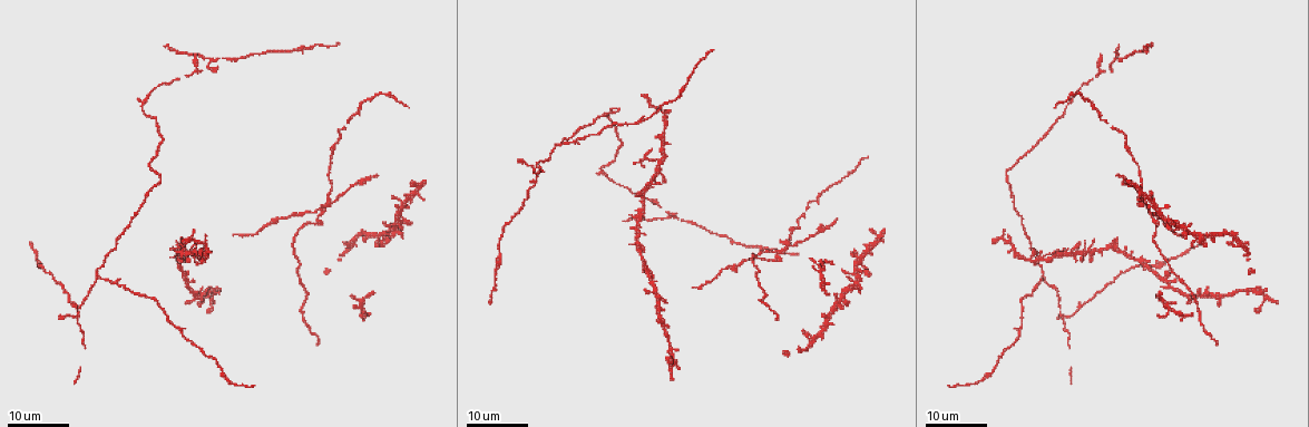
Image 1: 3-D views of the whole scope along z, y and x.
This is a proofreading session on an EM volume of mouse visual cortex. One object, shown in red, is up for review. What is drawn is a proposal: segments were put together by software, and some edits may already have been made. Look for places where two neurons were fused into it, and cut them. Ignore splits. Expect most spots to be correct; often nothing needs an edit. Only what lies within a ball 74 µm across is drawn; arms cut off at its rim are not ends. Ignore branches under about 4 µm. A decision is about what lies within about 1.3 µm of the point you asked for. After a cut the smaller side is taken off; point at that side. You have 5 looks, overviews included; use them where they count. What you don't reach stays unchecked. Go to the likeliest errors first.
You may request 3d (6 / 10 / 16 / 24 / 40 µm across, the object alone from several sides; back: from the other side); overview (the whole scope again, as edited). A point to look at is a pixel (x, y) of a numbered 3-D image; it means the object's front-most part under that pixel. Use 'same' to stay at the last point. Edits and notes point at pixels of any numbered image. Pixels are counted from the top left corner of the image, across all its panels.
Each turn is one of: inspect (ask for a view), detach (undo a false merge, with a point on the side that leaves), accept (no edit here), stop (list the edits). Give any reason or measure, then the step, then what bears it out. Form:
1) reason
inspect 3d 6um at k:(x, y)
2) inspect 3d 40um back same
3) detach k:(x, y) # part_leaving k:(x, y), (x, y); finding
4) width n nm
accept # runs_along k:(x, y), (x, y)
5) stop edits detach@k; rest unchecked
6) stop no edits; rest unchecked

two arms in line, one across
inspect 3d 16um at 1:(1041, 277)

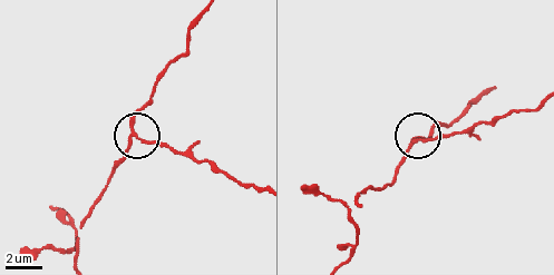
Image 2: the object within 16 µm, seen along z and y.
closer look
inspect 3d 6um at 2:(132, 133)

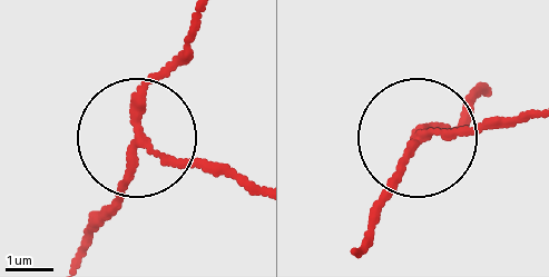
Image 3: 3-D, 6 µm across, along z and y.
width 170 nm
detach 3:(198, 165) # part_leaving 3:(145, 138), (248, 178); a second neuron is stuck on

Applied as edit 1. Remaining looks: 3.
inspect overview

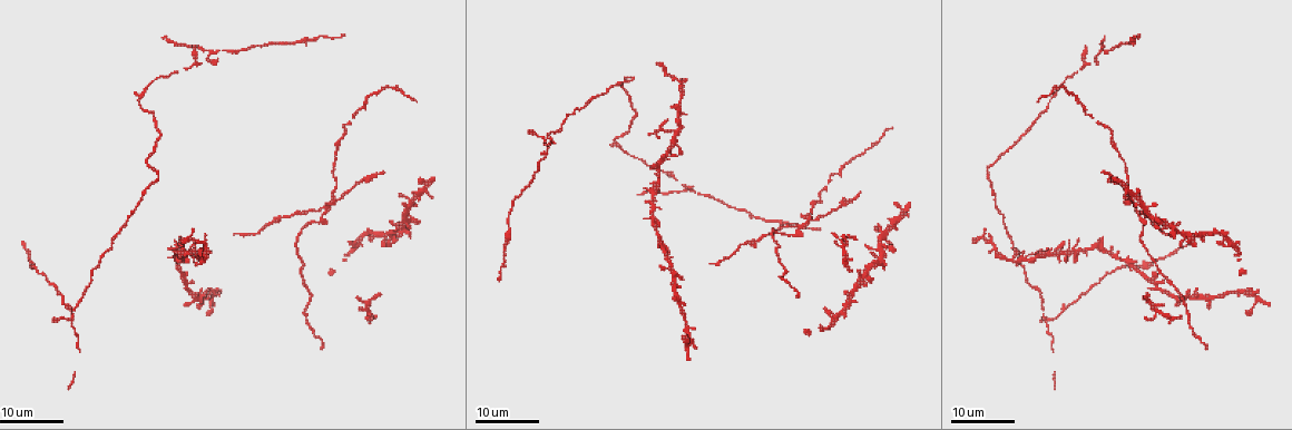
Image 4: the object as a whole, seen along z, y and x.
looks like a crossing
inspect 3d 16um at 4:(665, 243)

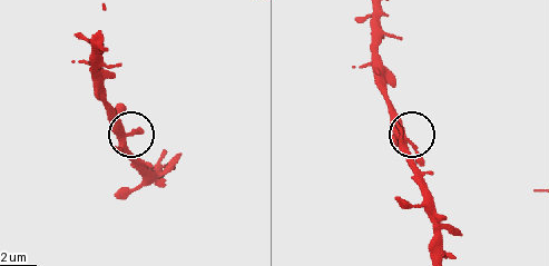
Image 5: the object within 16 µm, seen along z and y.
inspect 3d 10um at 5:(406, 139)

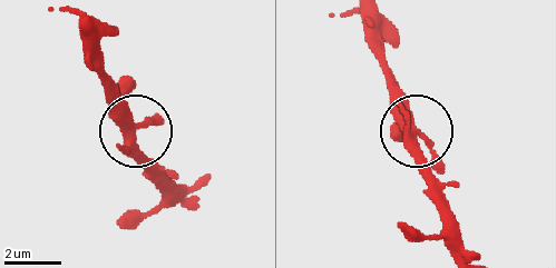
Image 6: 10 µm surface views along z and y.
arms 4
accept # one neuron here

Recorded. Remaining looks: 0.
stop edits detach@3; rest unchecked

